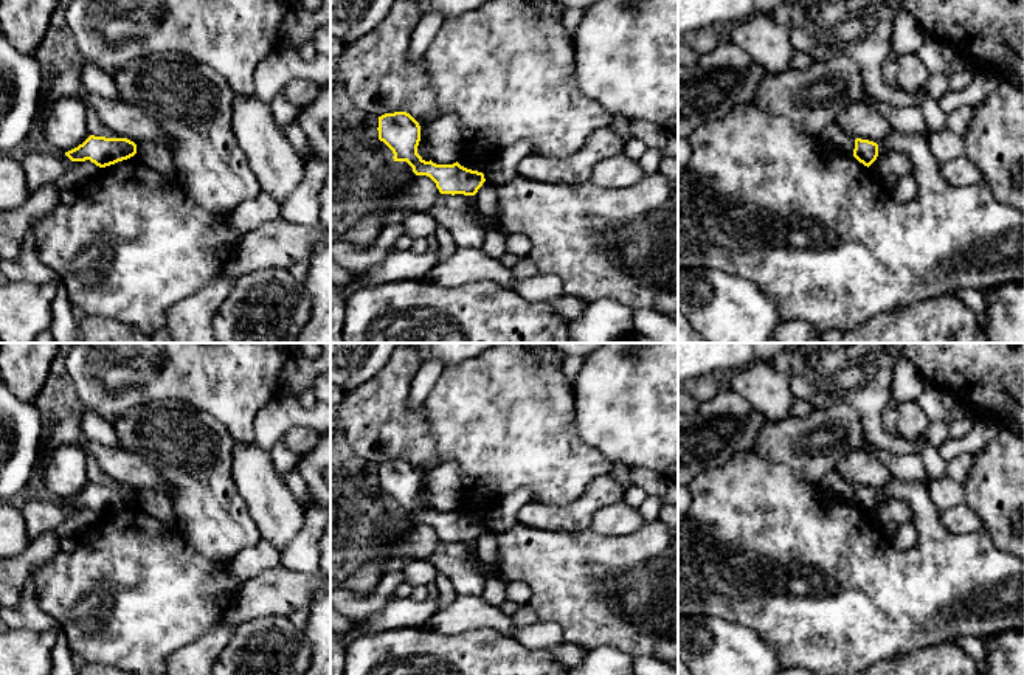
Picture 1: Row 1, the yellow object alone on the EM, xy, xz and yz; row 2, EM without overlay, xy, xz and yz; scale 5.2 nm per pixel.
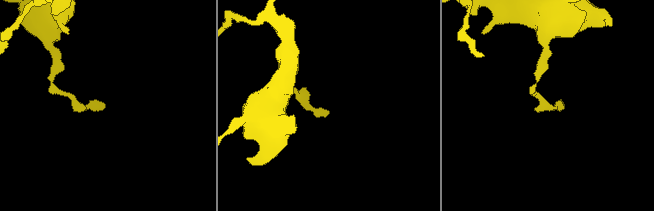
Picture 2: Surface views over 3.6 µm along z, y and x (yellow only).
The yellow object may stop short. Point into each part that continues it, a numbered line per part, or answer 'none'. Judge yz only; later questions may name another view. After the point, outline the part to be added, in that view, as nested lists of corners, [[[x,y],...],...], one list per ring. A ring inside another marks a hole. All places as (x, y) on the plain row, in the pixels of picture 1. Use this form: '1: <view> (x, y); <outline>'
none

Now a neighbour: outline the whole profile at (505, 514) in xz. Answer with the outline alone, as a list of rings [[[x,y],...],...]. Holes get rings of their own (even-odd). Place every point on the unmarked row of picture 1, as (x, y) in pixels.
[[[518,489],[503,497],[483,520],[484,526],[490,531],[507,531],[518,524],[520,509],[532,501],[532,497],[531,489]]]

